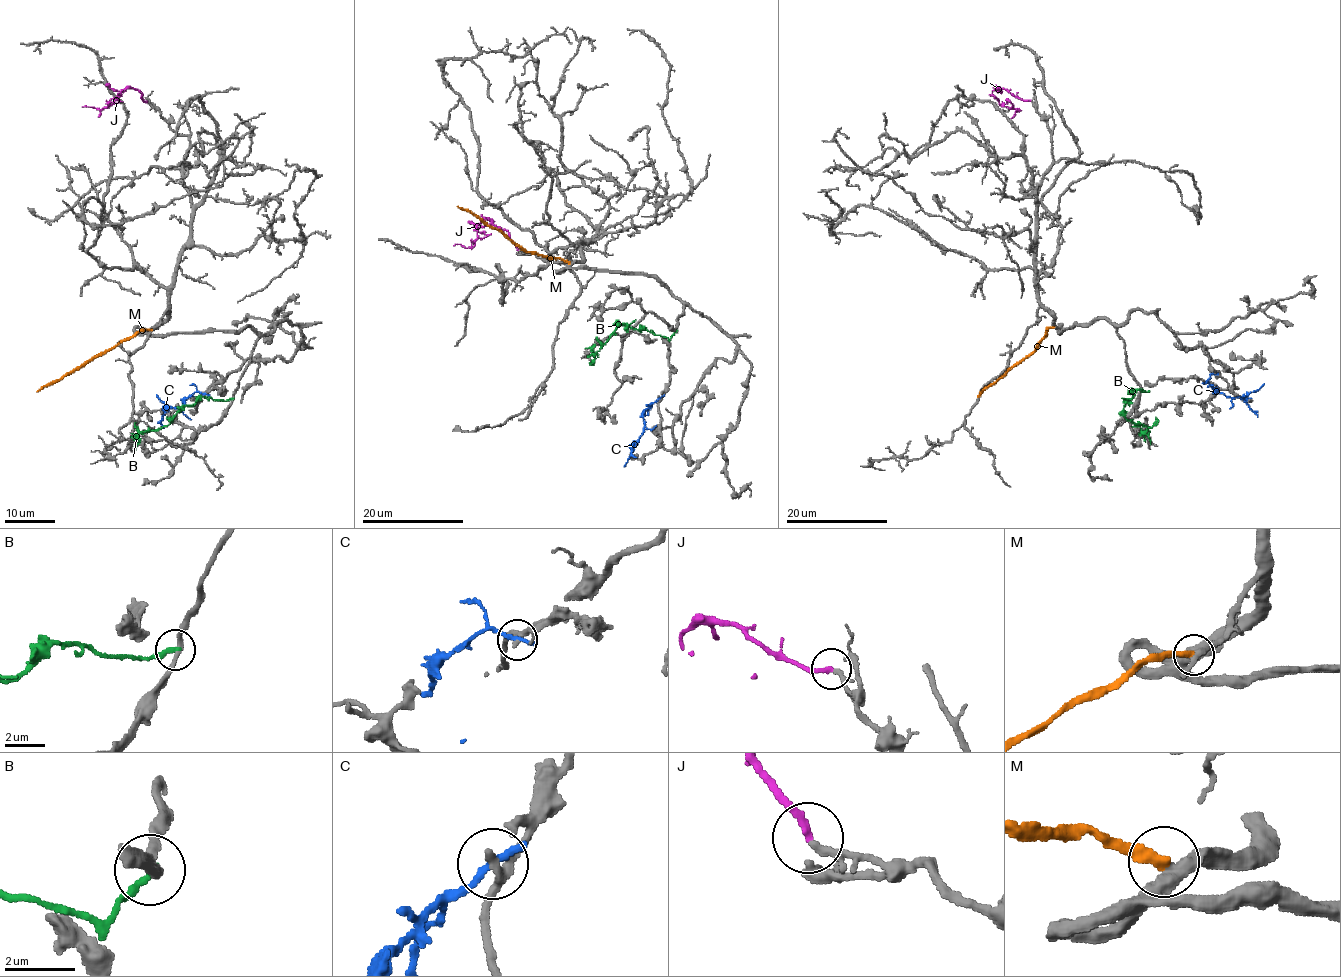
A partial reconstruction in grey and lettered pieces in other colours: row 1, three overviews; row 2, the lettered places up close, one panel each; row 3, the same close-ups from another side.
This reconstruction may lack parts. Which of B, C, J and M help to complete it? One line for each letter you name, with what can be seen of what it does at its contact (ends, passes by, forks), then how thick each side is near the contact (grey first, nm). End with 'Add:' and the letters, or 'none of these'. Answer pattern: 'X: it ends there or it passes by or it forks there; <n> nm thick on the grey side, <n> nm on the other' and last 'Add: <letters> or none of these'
J: it ends there; 160 nm thick on the grey side, 240 nm on the other
M: it ends there; 460 nm thick on the grey side, 360 nm on the other
Add: J, M

